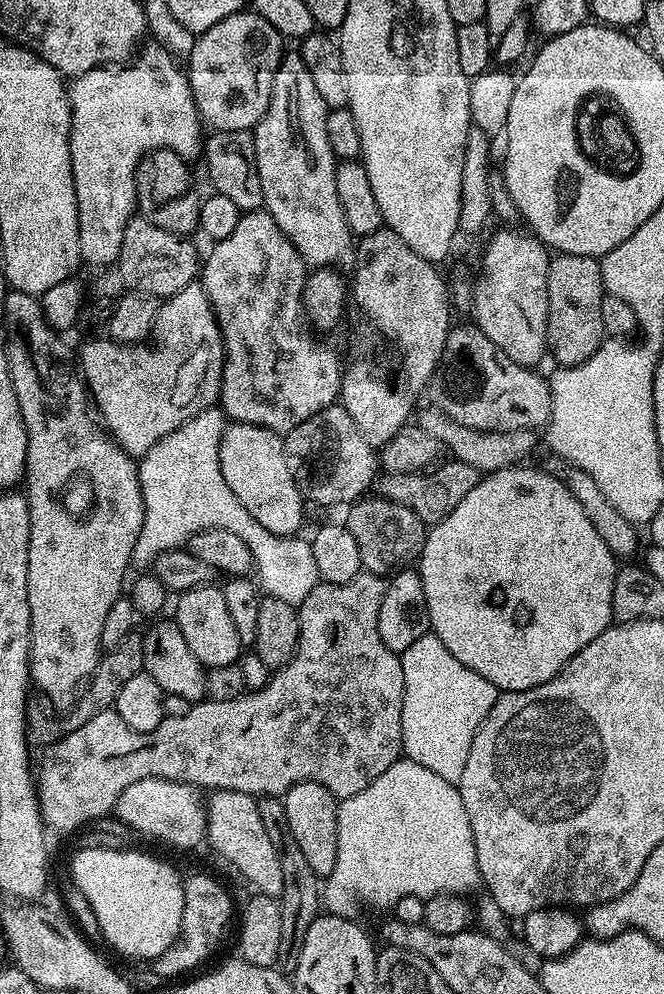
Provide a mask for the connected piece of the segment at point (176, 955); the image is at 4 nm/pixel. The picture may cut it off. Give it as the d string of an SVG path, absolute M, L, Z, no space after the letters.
M196 872L193 876L185 875L182 883L184 885L184 901L182 902L182 922L180 923L180 934L168 949L155 960L151 961L153 968L160 976L180 976L191 968L199 966L203 960L212 956L212 951L220 944L228 923L233 923L232 896L212 876L204 872Z

